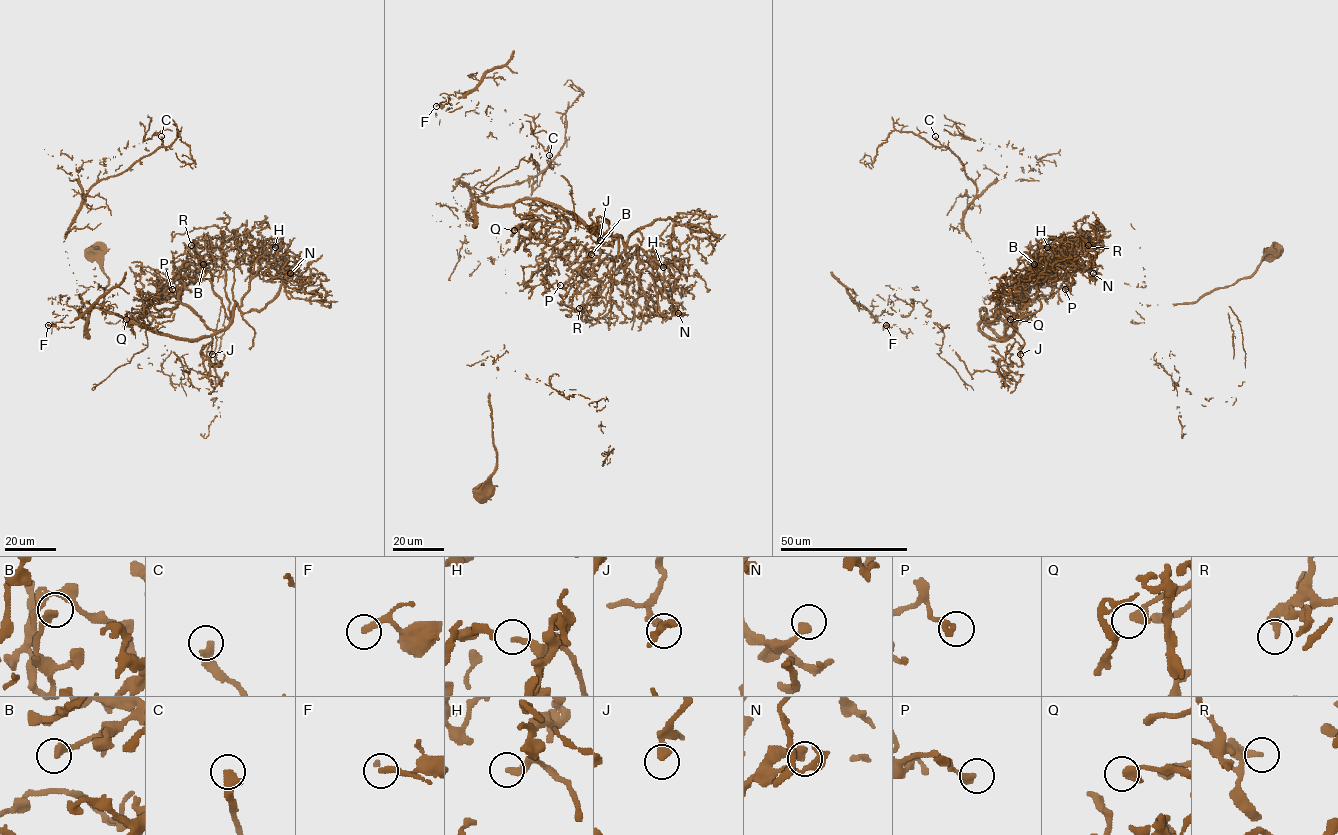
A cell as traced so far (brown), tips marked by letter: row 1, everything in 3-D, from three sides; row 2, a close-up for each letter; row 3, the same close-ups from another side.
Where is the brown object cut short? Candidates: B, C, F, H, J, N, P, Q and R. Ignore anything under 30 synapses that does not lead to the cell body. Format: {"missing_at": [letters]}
{"missing_at": ["C", "F"]}

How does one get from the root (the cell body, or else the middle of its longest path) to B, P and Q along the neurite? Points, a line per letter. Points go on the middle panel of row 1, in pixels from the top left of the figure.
B: (481, 494), (505, 270), (540, 264), (567, 218), (617, 235), (585, 274), (591, 254)
P: (481, 494), (496, 464), (489, 393), (505, 270), (540, 264), (542, 249), (560, 240), (545, 275), (560, 285)
Q: (481, 494), (496, 464), (489, 393), (505, 270), (540, 264), (568, 225), (514, 230)

